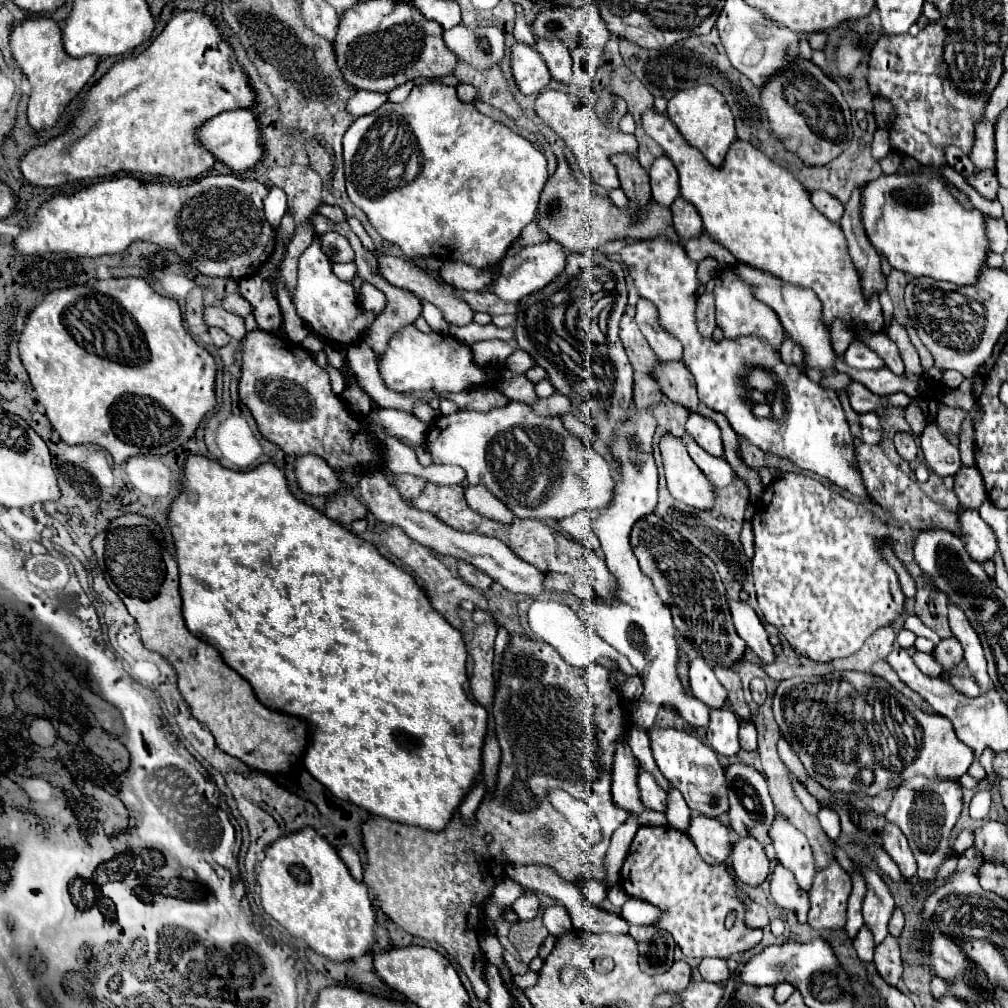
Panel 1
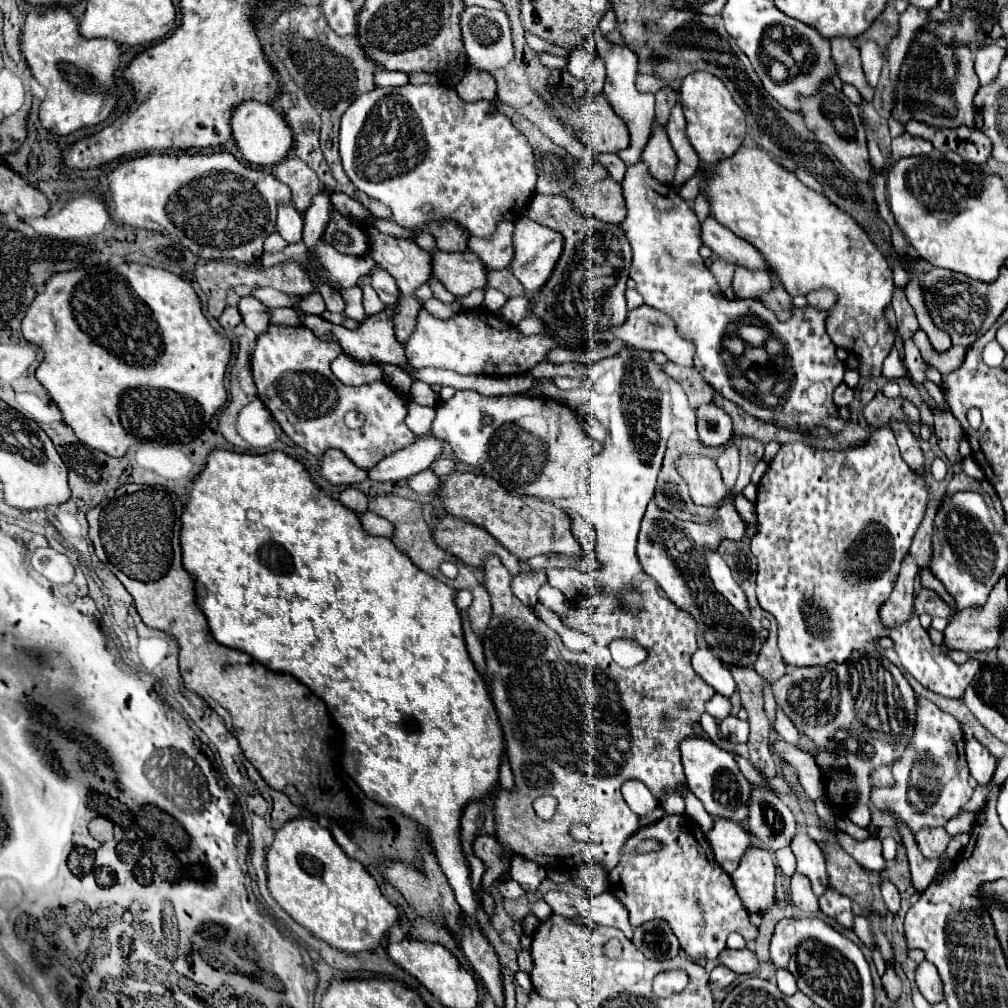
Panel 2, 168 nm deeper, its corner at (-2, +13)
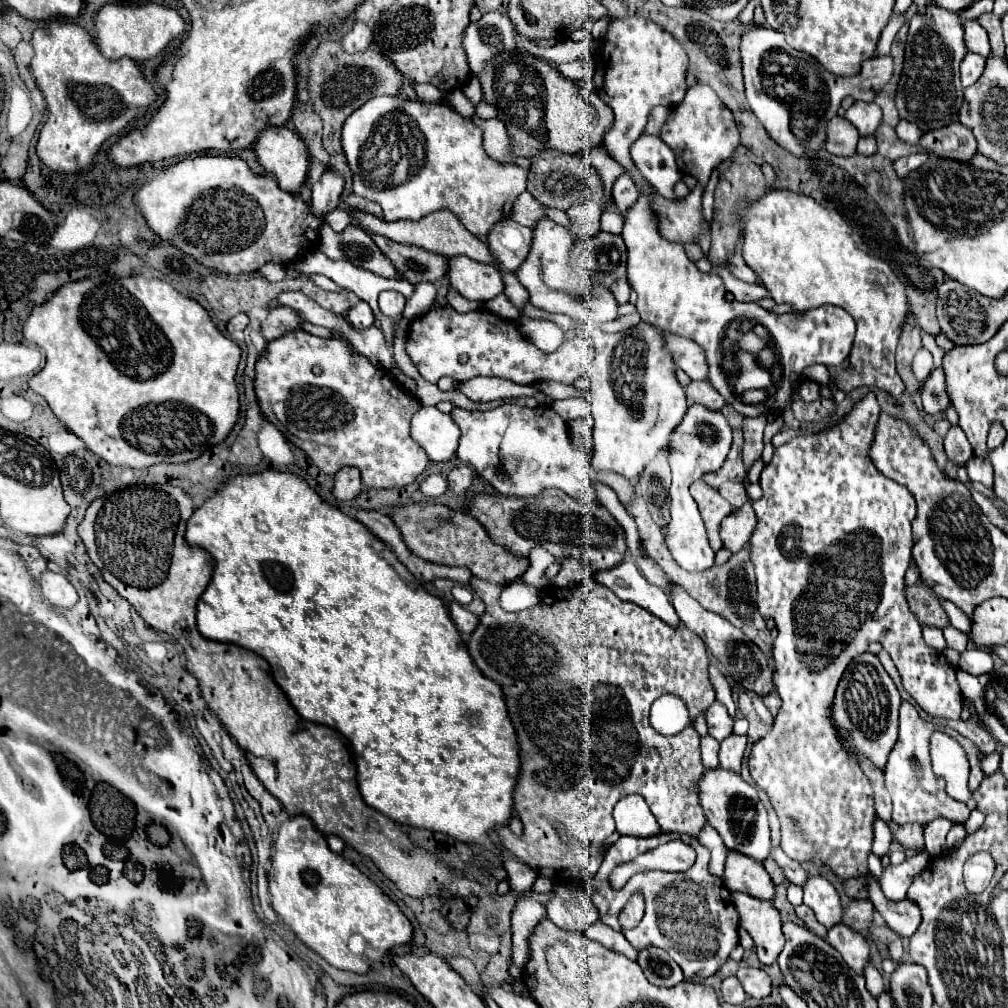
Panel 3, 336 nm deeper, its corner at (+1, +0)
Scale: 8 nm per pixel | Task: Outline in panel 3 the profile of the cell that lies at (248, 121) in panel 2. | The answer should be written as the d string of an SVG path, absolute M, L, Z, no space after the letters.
M267 128L255 142L259 164L275 176L279 188L295 194L309 176L309 152L301 136L287 128Z

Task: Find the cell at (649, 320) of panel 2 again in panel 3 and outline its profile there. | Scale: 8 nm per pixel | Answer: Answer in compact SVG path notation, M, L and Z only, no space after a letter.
M667 334L665 346L673 354L675 364L685 370L693 380L705 380L707 378L707 360L703 356L703 348L695 344L689 338Z

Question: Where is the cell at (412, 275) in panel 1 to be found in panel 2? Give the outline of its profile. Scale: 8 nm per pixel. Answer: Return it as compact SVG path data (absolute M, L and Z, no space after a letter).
M434 251L432 277L436 277L454 297L466 297L470 291L486 287L486 269L474 253Z

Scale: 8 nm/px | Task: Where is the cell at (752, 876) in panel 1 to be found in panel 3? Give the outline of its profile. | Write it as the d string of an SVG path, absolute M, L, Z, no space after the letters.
M733 892L731 896L741 918L741 926L747 928L755 942L759 962L763 966L775 964L779 952L783 950L785 938L781 932L781 918L773 908L773 902L757 900L743 892Z

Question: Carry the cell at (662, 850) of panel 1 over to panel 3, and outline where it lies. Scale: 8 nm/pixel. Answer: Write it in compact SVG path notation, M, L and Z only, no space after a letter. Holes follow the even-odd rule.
M675 832L647 836L647 838L621 836L611 846L611 850L603 856L603 864L599 866L599 872L595 872L595 876L591 878L591 882L585 888L591 894L595 908L599 912L599 920L603 924L619 930L637 950L643 950L649 946L657 946L657 948L667 950L669 956L681 966L685 980L695 978L695 982L701 982L709 976L713 976L725 964L731 950L739 944L739 940L737 940L739 918L737 918L735 906L731 902L731 892L723 886L721 880L711 876L707 868L709 868L707 848L703 848L703 844L693 836L675 834ZM669 840L683 840L685 844L695 848L697 860L687 872L661 872L661 870L639 872L639 874L631 876L631 880L621 890L613 890L611 886L607 886L607 876L609 876L609 870L613 866L623 864L637 854L649 852L649 850L669 842ZM639 888L643 890L643 896L645 896L645 916L631 930L619 928L617 916L619 916L621 908L627 904L627 900L633 896L633 892ZM701 890L705 894L705 904L707 904L705 908L701 908Z

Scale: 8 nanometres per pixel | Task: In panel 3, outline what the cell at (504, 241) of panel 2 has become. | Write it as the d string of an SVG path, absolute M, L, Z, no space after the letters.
M511 218L499 220L487 234L487 244L501 268L515 272L531 248L531 230Z

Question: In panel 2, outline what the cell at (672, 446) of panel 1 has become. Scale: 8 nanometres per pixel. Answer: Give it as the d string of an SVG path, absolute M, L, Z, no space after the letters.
M680 455L676 459L678 475L686 481L690 497L696 505L718 505L728 493L722 483L716 461L700 455Z

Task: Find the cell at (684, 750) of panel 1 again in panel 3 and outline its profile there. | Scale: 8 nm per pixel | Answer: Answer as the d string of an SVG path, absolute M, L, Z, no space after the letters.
M723 768L705 770L703 778L699 780L699 802L707 816L707 822L721 834L729 850L745 854L757 862L767 860L771 850L767 810L763 804L759 804L761 800L757 790L749 786L739 774Z

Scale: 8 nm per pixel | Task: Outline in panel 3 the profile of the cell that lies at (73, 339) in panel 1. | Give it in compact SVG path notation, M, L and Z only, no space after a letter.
M129 276L129 278L111 278L111 280L69 282L63 288L59 288L45 304L33 308L31 316L25 322L25 340L43 348L47 356L45 368L29 380L31 390L41 394L49 402L51 410L67 426L69 432L79 436L91 452L95 452L97 456L101 456L105 462L113 466L147 468L157 462L191 462L199 458L207 448L221 444L229 436L229 432L233 430L239 418L239 392L235 384L235 374L241 360L241 348L231 338L221 334L221 330L213 324L209 312L199 302L179 294L171 284L163 280Z

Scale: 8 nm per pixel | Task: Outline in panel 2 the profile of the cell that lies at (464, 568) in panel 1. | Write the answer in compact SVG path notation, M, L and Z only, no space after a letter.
M446 515L444 519L436 521L436 533L434 541L440 549L452 553L462 563L470 567L484 567L484 561L490 555L498 555L502 565L516 575L518 573L518 557L506 551L494 537L490 537L484 529L456 521L452 515Z

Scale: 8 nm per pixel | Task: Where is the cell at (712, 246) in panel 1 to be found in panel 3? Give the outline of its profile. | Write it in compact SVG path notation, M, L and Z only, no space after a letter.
M695 84L687 88L683 102L669 112L661 128L661 138L673 150L679 170L683 174L691 174L703 186L707 184L711 170L725 158L729 158L741 144L739 130L731 110L719 100L719 96L707 84Z

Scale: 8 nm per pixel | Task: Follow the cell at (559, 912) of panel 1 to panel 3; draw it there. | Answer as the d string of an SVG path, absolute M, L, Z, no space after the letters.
M553 886L553 896L545 908L549 920L567 932L585 932L597 920L591 896L567 886Z

